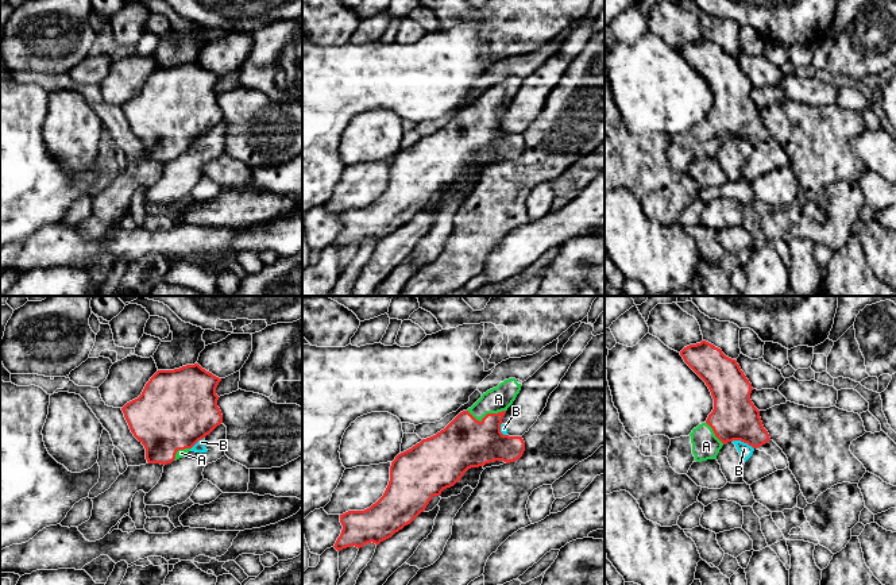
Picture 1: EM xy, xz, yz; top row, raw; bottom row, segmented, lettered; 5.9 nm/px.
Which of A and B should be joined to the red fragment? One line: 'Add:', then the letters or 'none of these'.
Add: A

